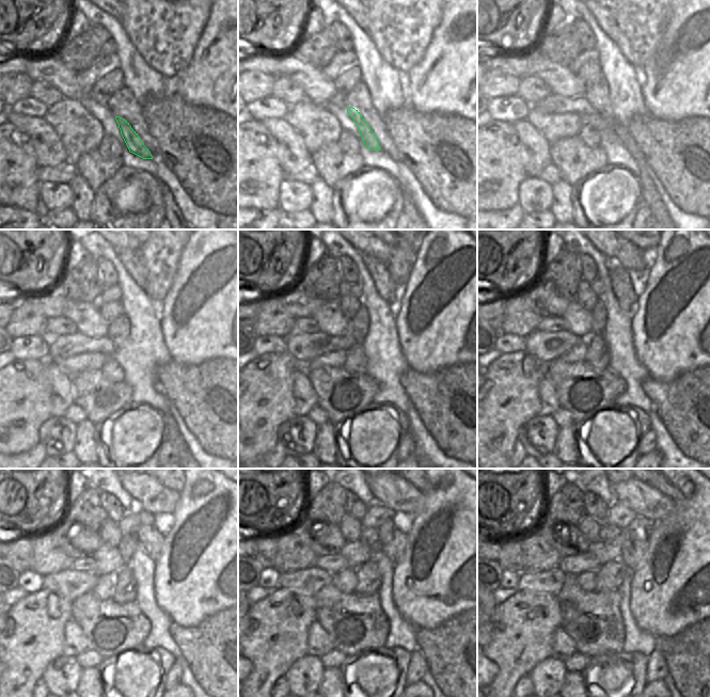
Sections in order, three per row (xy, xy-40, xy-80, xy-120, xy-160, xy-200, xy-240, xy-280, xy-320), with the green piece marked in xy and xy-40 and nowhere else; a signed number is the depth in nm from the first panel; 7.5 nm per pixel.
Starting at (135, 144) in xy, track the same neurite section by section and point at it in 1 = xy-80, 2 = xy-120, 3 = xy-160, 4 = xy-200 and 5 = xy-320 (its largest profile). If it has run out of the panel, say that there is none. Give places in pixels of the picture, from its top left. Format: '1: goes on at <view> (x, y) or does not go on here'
1: goes on at xy-80 (553, 104)
2: goes on at xy-120 (69, 345)
3: goes on at xy-160 (304, 348)
4: goes on at xy-200 (546, 346)
5: goes on at xy-320 (551, 582)

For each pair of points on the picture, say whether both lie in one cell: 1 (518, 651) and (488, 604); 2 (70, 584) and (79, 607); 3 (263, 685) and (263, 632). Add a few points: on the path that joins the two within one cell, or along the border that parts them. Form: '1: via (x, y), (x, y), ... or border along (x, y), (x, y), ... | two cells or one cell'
1: border along (498, 604), (489, 621) | two cells
2: border along (90, 591), (72, 601) | two cells
3: via (265, 672), (265, 645) | one cell

